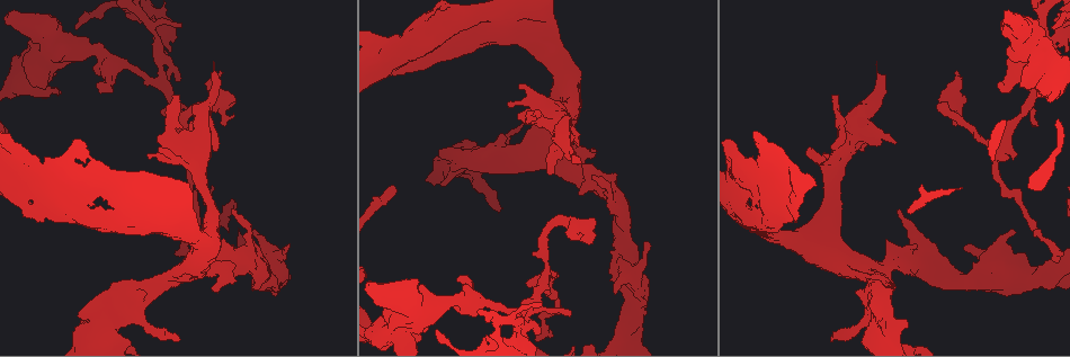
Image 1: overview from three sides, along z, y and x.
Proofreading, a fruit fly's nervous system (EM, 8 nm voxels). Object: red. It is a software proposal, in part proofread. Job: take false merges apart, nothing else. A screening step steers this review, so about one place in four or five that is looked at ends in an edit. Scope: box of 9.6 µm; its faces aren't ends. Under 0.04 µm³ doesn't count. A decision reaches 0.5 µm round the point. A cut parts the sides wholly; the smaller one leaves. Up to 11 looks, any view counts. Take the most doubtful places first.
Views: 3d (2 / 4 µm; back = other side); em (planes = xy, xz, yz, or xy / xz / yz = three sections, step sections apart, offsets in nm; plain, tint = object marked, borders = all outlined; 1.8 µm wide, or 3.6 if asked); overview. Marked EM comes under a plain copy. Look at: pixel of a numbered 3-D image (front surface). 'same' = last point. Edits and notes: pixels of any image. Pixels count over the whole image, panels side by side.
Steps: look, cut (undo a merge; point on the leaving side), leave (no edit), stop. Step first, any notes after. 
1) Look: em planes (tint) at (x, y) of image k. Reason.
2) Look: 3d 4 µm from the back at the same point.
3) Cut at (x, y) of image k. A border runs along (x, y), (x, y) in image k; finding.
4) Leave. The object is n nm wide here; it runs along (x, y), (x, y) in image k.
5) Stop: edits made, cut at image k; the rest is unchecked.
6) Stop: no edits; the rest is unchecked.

Look: em xz step 8 (tint) at (158, 46) of image 1. Branch point.

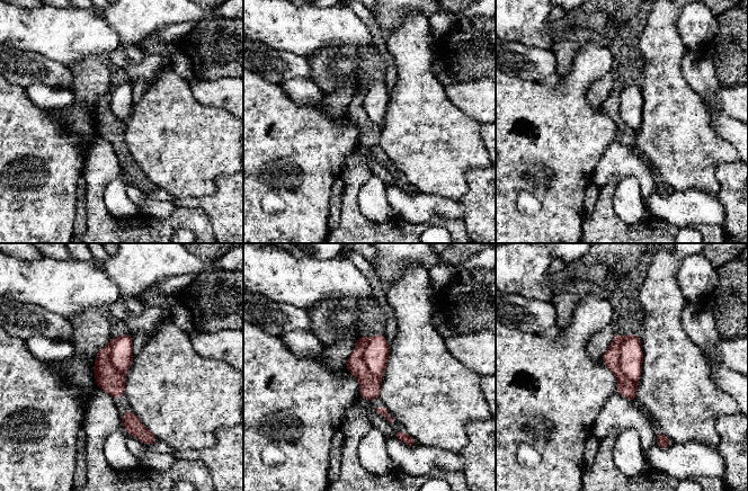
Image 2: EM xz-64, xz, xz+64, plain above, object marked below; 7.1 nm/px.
Look: em planes (tint) at the same point. Cut it another way.

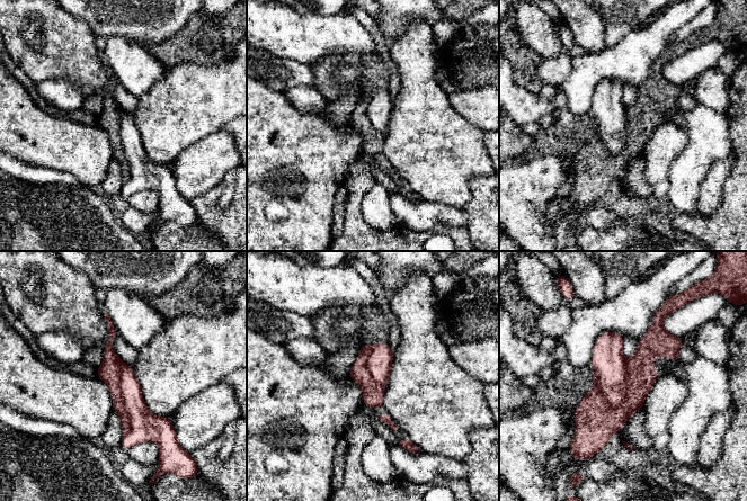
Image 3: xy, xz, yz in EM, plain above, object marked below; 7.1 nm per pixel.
Cut at (607, 361) of image 3. The part that leaves runs along (124, 367), (135, 406), (126, 445) in image 3; two cells meet here.

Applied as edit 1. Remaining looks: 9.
Look: overview. Redraw.

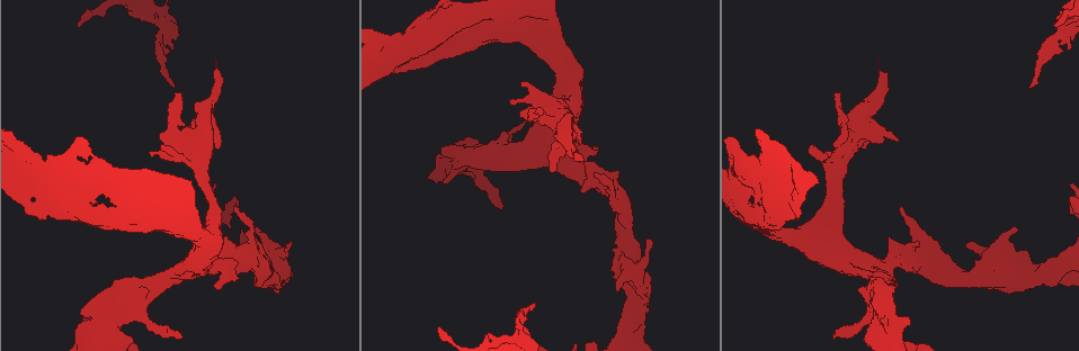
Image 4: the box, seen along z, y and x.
Look: 3d 4 µm from the back at (884, 323) of image 4. Calibre changes.

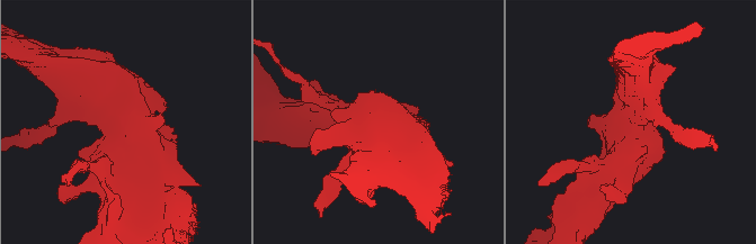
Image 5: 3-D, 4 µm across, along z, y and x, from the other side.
Look: em 3.6 µm planes (tint) at (636, 126) of image 5.

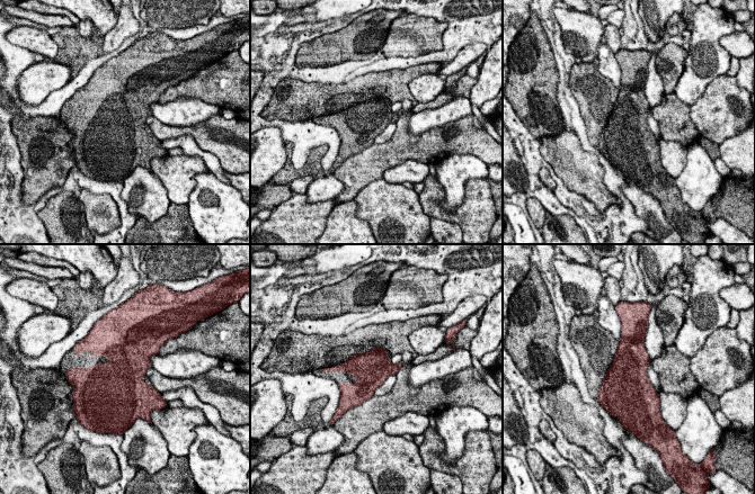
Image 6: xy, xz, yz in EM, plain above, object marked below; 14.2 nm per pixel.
Leave. Continuous, no second cell.

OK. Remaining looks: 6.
Look: em planes (tint) at (18, 184) of image 4. Sharp bend.

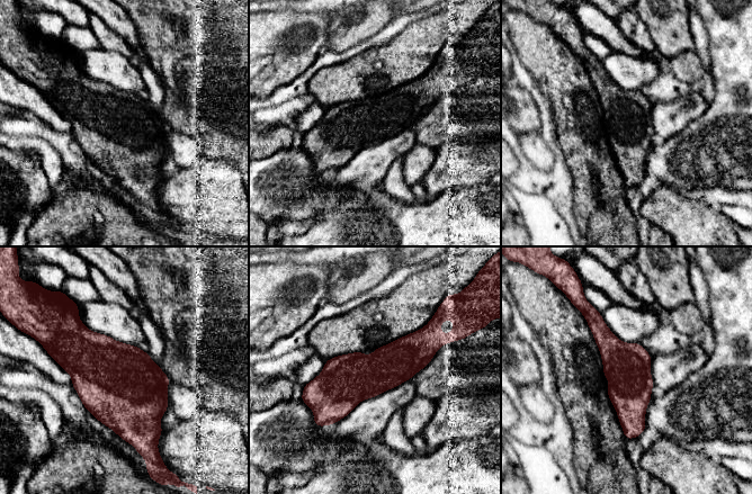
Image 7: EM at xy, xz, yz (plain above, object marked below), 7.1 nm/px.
Leave. Continuous, no second cell.

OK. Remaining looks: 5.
Look: em planes (tint) at (738, 191) of image 4. Thick turns thin.

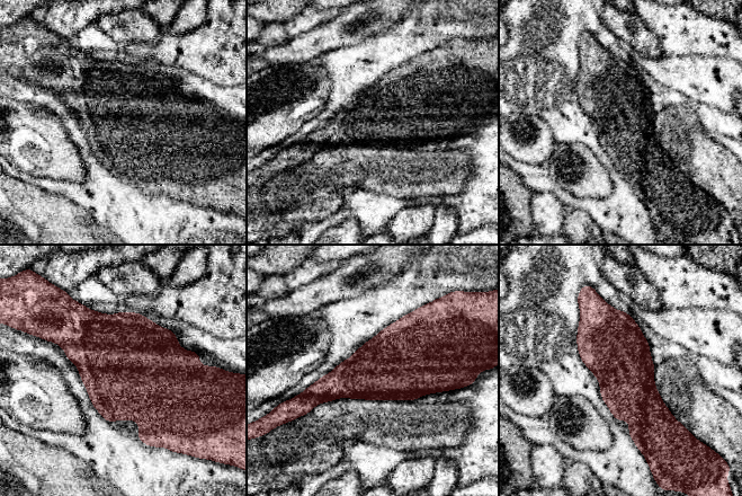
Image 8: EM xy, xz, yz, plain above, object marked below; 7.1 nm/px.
Leave. Continuous, no second cell.

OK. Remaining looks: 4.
Stop: edits made, cut at image 3; the rest is unchecked.

